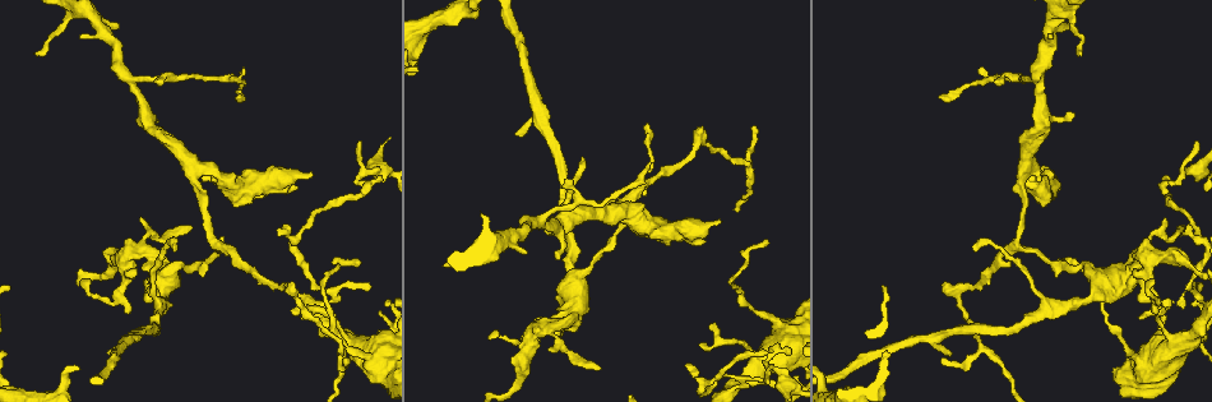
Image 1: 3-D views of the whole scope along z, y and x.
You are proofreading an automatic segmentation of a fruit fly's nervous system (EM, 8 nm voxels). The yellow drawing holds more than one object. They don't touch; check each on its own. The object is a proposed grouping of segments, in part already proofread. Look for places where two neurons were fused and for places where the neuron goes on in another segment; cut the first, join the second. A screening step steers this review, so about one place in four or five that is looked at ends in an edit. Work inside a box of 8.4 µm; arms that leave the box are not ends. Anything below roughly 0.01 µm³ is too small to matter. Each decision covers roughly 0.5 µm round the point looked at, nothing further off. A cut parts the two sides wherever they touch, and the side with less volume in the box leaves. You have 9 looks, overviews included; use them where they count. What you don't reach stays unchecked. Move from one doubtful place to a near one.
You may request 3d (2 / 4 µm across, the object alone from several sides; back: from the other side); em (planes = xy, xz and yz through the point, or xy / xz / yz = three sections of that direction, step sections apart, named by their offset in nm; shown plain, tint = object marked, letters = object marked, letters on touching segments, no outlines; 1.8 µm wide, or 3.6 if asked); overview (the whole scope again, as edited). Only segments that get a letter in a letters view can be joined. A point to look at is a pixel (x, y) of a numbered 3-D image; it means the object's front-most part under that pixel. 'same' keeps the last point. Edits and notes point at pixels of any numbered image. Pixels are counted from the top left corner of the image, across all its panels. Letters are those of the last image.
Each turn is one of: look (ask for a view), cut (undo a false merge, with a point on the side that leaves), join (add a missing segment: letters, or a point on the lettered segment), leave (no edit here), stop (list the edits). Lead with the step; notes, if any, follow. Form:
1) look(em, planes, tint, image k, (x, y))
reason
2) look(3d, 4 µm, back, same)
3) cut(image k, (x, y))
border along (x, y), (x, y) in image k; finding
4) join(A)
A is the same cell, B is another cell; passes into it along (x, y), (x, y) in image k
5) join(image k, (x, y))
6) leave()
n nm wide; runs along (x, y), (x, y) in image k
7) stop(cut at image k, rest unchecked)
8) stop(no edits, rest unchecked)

look(em, 3.6 µm, planes, tint, image 1, (351, 343))
four-way junction

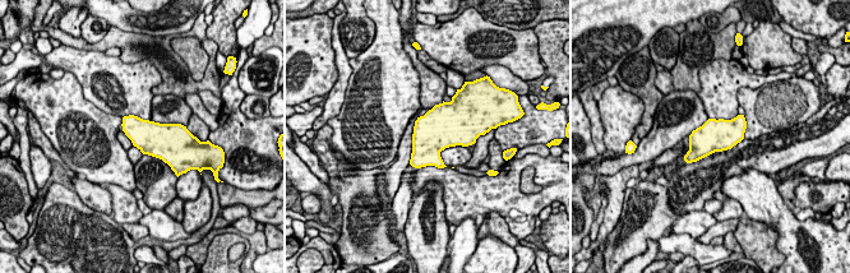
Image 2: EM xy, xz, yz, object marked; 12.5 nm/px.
look(em, 3.6 µm, planes, letters, same)

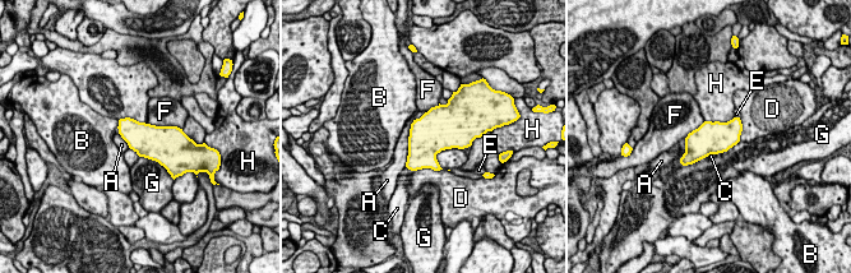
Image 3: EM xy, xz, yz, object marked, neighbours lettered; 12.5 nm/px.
leave()
420 nm wide; A, B, C, D, E, F, G and H are other cells; border along (414, 120), (405, 166) in image 3; continuous, no second neuron

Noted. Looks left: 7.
look(em, xz, step 4, tint, image 1, (1147, 255))
four or more arms meet

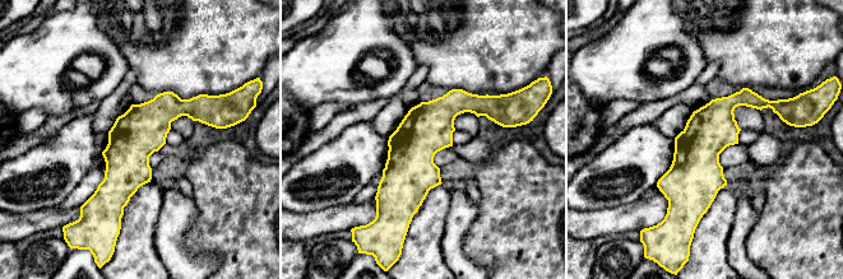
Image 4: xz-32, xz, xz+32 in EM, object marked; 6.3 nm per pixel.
look(em, planes, letters, same)
another direction

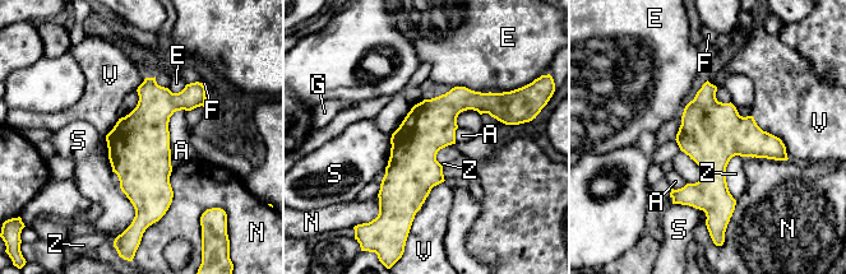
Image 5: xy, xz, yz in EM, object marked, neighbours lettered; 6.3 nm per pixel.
leave()
A touches over 420 nm; A, E, F, G, N, S, V and Z are other cells; runs along (491, 96), (461, 101), (414, 148), (412, 210) in image 5; continuous, no second neuron

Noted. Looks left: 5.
look(em, yz, step 16, letters, image 1, (556, 257))
free end

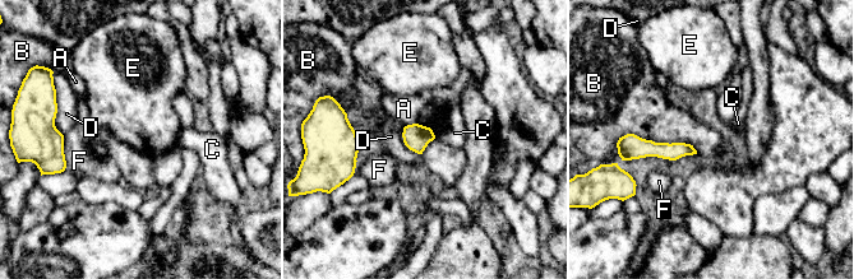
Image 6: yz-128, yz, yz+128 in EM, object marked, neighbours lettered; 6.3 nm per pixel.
leave()
170 nm wide; A, B, C, D, E and F are other cells; none of them fits

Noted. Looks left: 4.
look(em, planes, letters, image 1, (177, 247))
tapers out

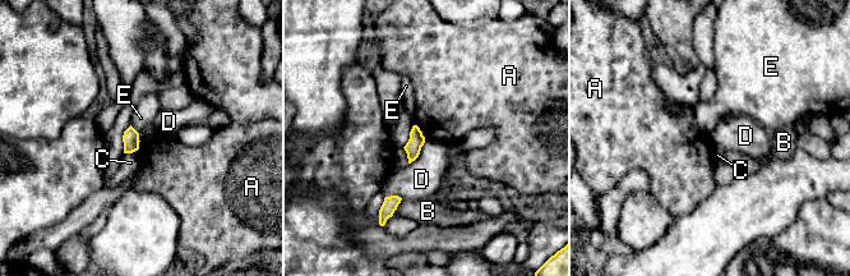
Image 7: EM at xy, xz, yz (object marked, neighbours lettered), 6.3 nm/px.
leave()
D touches over 190 nm; A, B, C, D and E are other cells; border along (416, 124), (425, 138) in image 7; no lettered segment goes on from it

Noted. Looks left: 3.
stop(no edits, rest unchecked)

